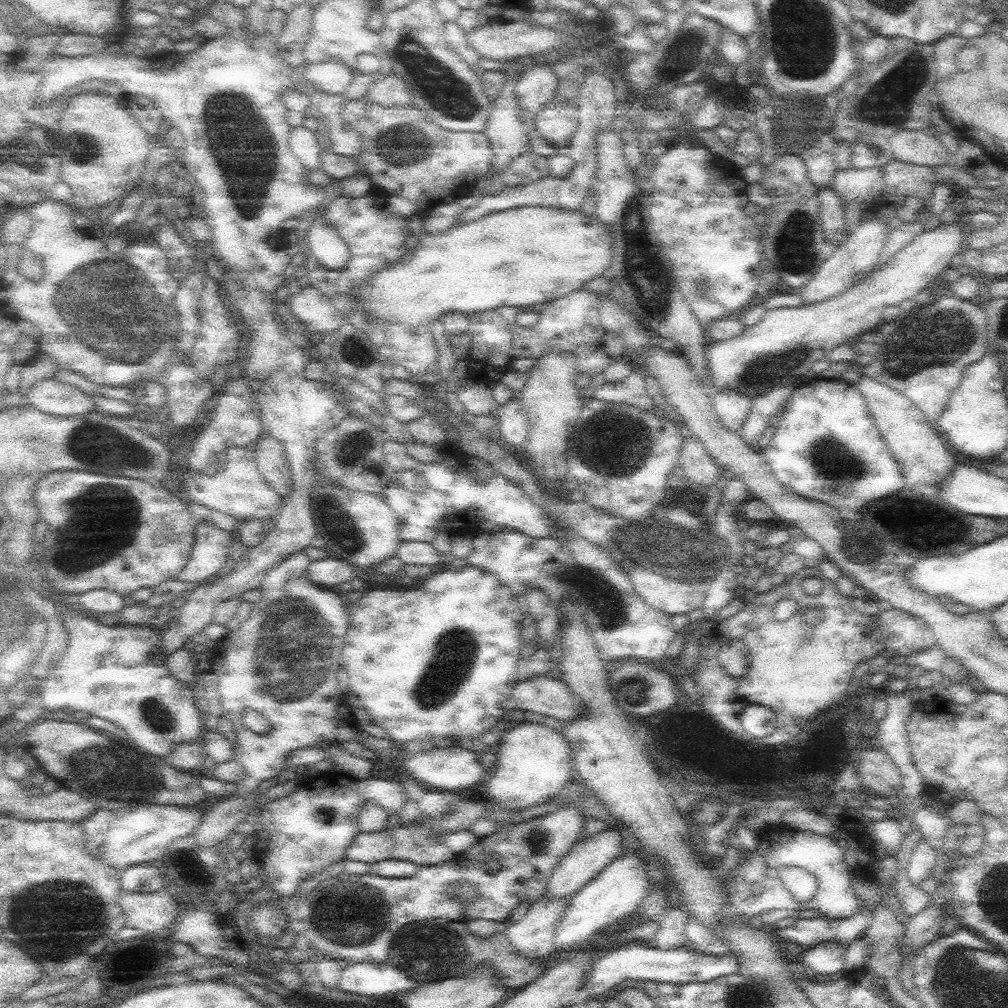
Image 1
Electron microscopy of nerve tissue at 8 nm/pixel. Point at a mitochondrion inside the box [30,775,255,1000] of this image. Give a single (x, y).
(62, 930)

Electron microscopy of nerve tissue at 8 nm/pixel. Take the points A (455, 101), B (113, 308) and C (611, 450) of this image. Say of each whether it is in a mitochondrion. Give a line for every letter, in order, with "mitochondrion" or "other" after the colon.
A: mitochondrion
B: mitochondrion
C: mitochondrion

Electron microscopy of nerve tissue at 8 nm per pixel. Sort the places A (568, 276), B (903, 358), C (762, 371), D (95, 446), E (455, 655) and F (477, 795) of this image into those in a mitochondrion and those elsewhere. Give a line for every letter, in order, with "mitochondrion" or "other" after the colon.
A: other
B: mitochondrion
C: mitochondrion
D: mitochondrion
E: mitochondrion
F: other

